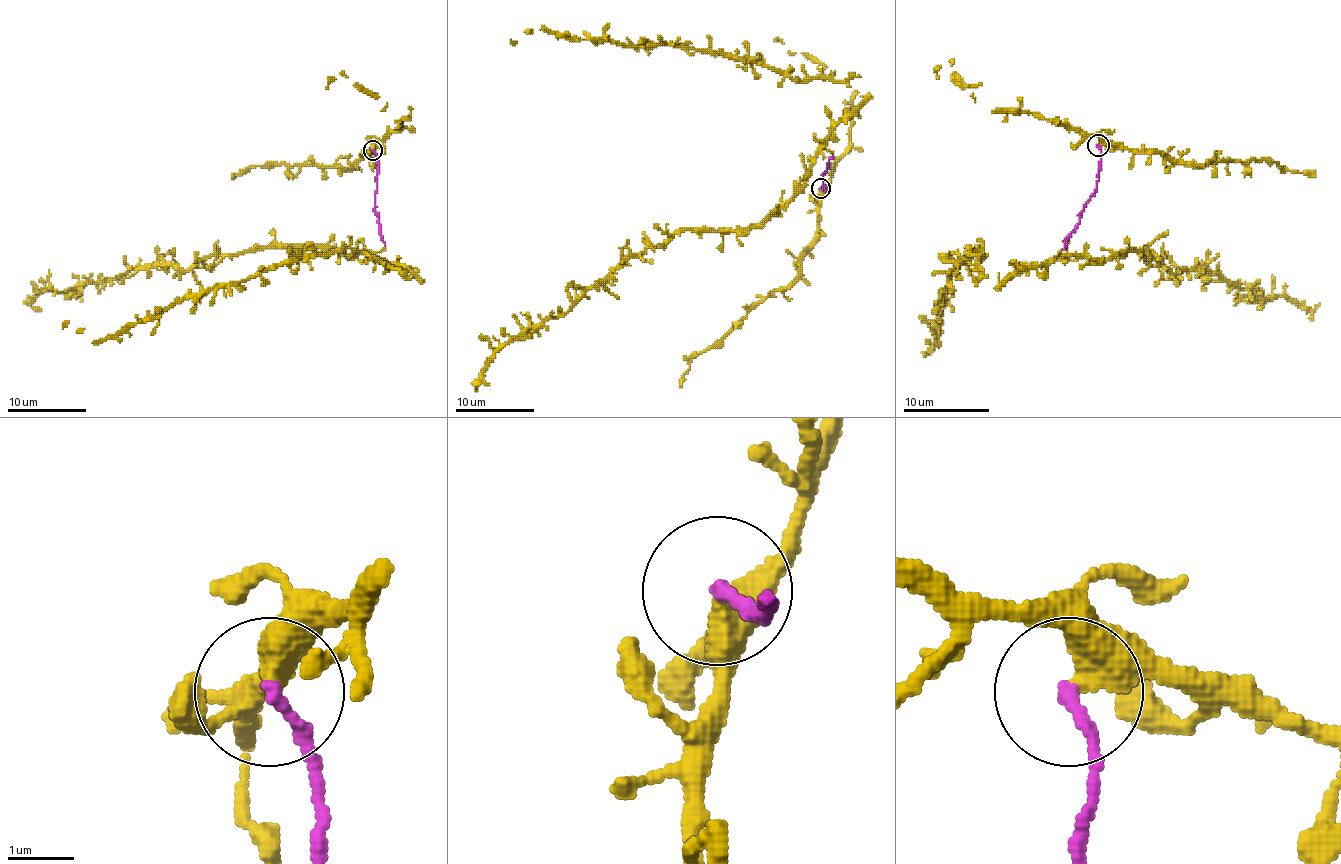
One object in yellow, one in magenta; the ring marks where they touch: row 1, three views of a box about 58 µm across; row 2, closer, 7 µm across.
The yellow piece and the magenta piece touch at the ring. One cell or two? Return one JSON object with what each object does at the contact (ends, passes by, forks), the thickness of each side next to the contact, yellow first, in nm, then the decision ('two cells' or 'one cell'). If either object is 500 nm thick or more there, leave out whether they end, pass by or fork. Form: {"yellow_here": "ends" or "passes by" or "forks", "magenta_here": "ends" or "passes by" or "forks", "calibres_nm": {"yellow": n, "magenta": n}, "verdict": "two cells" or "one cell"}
{"yellow_here": "passes by", "magenta_here": "ends", "calibres_nm": {"yellow": 360, "magenta": 200}, "verdict": "two cells"}

